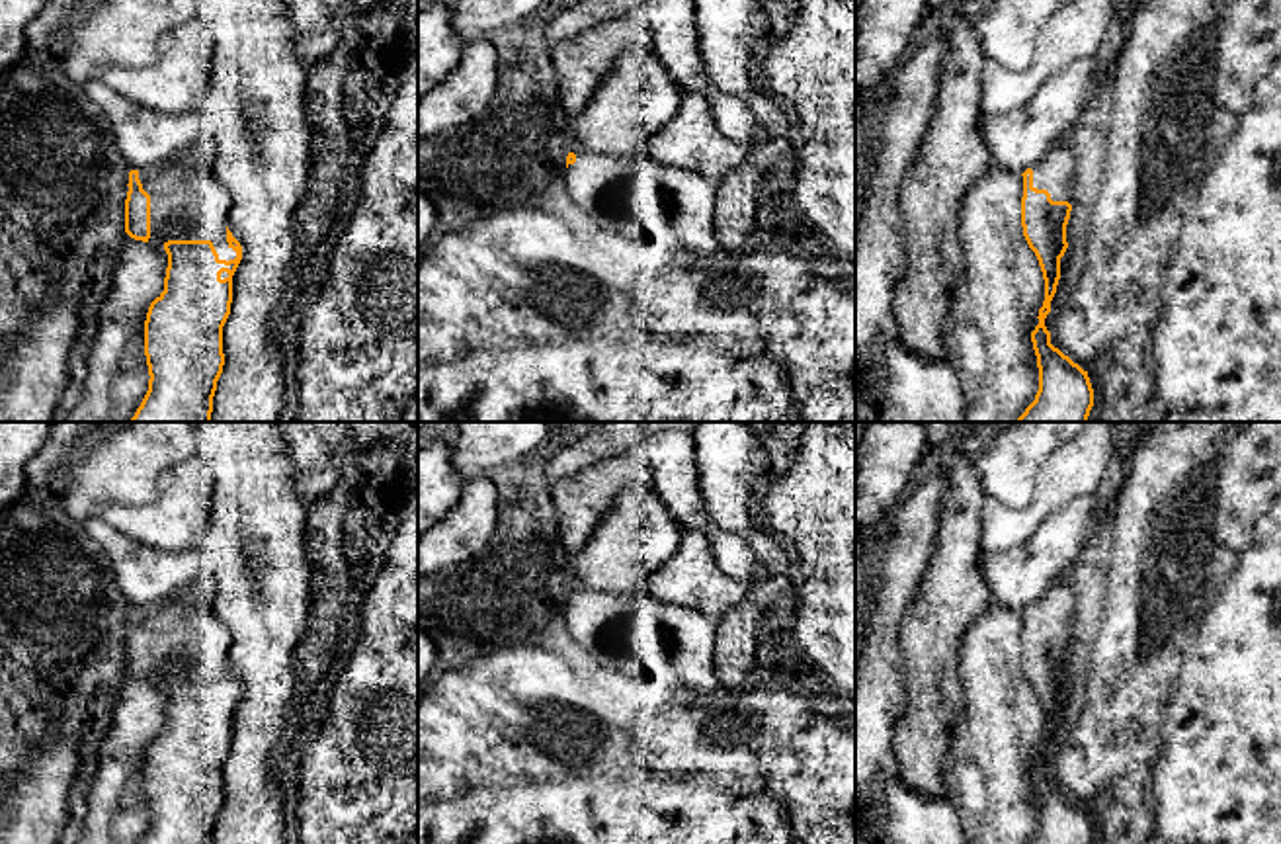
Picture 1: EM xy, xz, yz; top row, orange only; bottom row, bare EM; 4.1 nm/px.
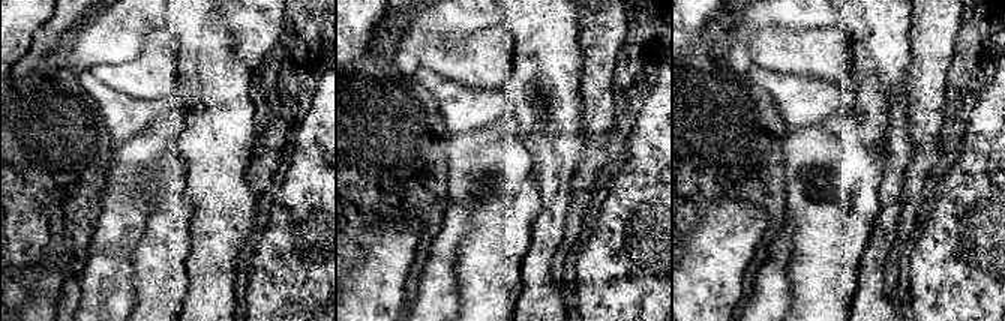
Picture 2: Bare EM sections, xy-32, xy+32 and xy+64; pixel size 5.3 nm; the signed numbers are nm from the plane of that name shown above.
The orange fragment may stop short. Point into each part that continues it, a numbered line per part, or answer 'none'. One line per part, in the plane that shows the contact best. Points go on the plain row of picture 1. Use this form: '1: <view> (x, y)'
1: xy (198, 647)

